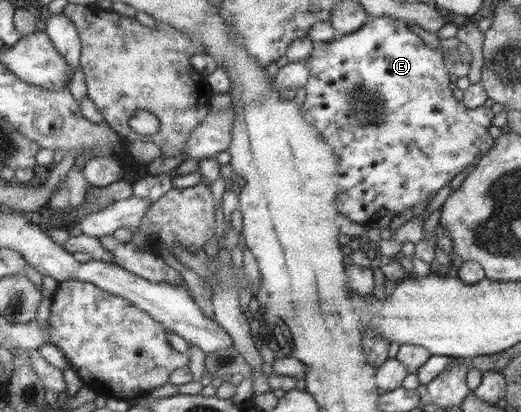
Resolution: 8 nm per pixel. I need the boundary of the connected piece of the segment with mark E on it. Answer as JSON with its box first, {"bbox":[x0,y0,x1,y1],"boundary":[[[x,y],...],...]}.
{"bbox":[301,17,495,226],"boundary":[[[369,17],[357,31],[331,39],[321,47],[314,46],[304,62],[309,73],[301,107],[308,122],[318,129],[337,156],[336,208],[353,223],[369,226],[387,213],[399,214],[411,207],[413,216],[419,215],[438,189],[465,166],[471,169],[475,156],[480,158],[495,143],[487,133],[494,116],[491,108],[467,109],[455,100],[441,50],[423,44],[410,25],[398,19]]]}

